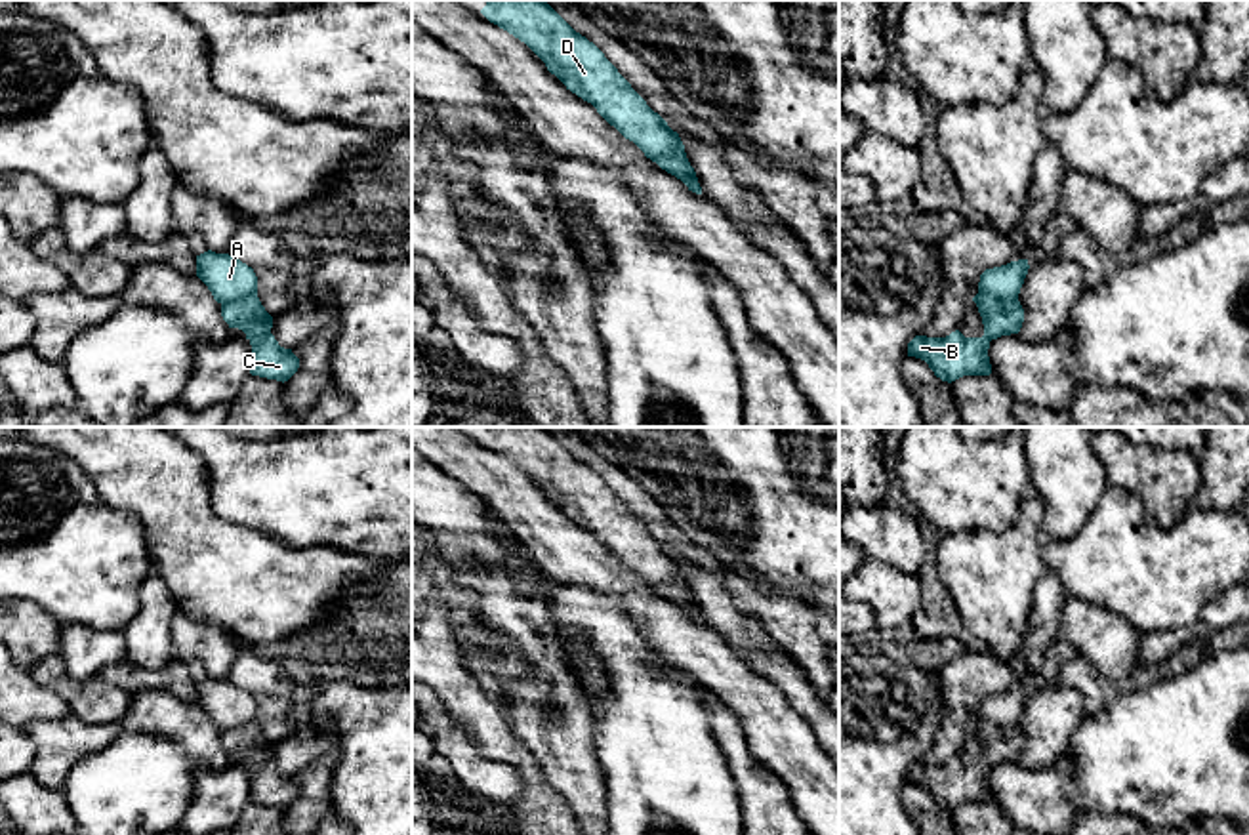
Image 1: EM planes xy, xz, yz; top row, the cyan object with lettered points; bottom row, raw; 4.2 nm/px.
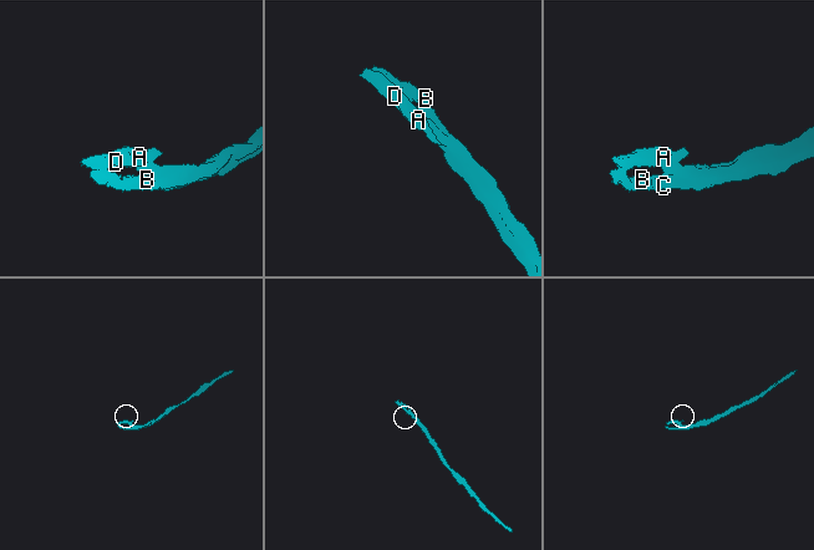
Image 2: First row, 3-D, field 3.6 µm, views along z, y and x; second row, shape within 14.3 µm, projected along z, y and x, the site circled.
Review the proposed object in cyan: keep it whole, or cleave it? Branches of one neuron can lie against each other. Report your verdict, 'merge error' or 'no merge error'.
merge error

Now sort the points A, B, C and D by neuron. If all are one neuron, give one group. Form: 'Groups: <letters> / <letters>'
Groups: A D / B C

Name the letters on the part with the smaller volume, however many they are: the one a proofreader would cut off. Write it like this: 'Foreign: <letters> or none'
Foreign: A, D

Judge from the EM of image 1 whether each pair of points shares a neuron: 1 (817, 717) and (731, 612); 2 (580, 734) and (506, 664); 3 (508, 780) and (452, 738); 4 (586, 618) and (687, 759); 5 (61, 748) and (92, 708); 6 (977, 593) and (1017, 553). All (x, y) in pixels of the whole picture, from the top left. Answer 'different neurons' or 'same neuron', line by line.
1: same neuron
2: different neurons
3: same neuron
4: same neuron
5: different neurons
6: same neuron

